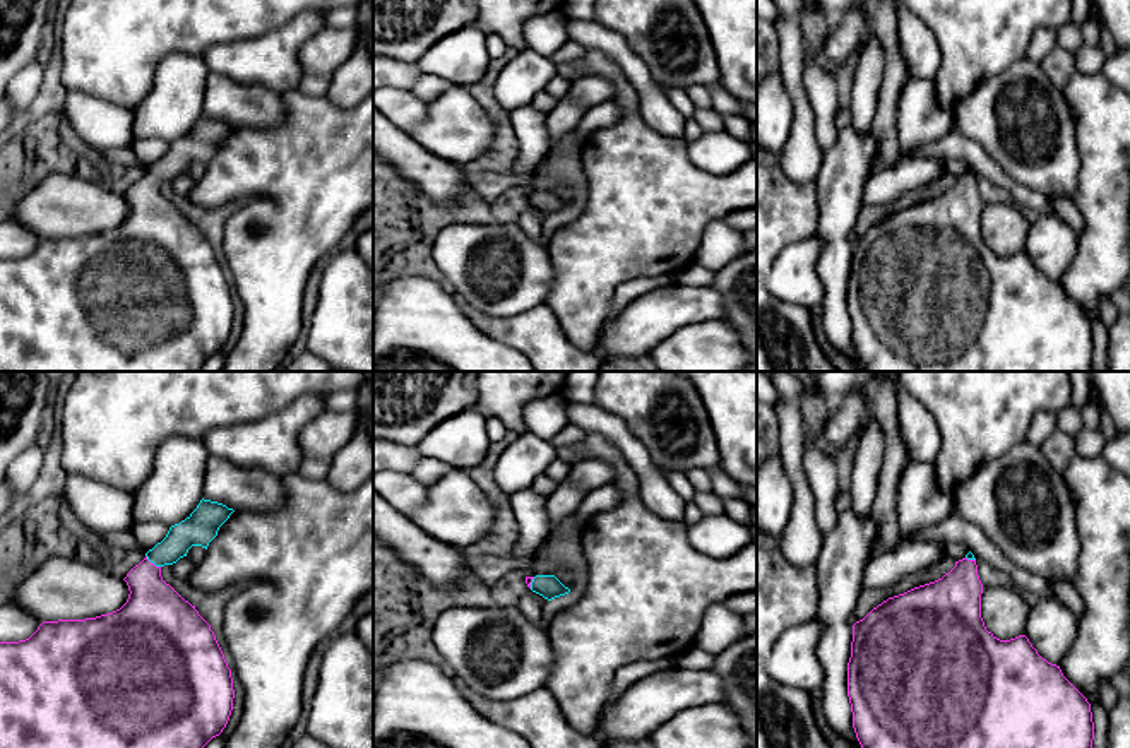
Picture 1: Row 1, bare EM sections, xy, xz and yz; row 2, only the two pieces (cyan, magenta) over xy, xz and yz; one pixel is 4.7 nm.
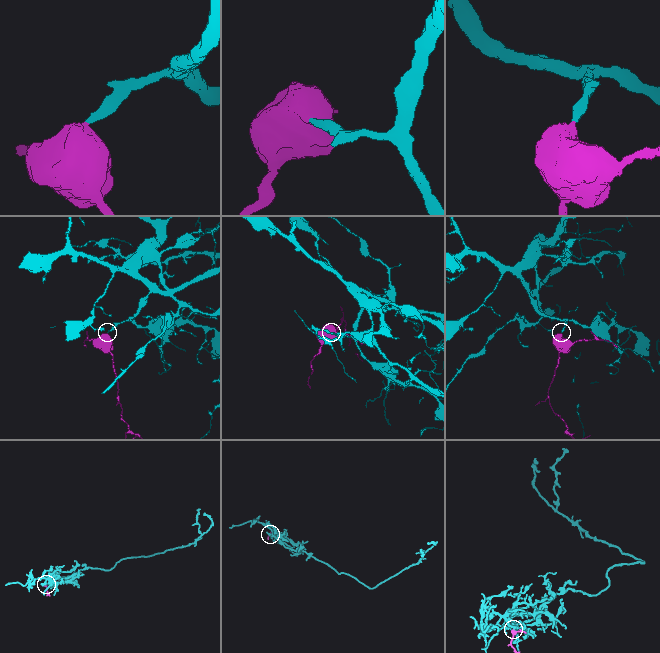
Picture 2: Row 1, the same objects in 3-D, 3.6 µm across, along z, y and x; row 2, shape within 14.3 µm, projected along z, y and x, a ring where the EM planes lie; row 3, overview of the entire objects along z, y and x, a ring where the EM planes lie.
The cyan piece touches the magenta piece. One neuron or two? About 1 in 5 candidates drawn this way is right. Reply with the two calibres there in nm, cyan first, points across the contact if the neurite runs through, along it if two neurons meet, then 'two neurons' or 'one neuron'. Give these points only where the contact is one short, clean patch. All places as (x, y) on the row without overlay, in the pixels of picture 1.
140/300 nm | across xy (194, 148), (187, 149), (153, 178), (154, 231) | one neuron

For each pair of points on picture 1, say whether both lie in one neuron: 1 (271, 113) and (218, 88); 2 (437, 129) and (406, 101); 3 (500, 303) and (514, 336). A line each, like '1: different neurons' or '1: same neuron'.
1: same neuron
2: different neurons
3: different neurons

